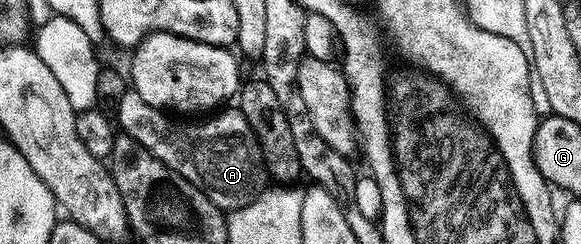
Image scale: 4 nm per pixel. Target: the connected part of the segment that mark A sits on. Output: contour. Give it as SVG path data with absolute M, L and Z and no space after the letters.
M126 90L123 98L119 98L115 116L122 130L139 147L146 148L149 156L159 158L162 166L187 178L187 182L207 194L216 208L232 210L255 202L266 192L268 184L265 183L270 183L271 177L257 135L251 130L247 118L243 118L236 107L229 107L208 118L198 119L201 120L198 124L184 124L181 121L184 119L166 114L162 109L143 102L137 92Z

